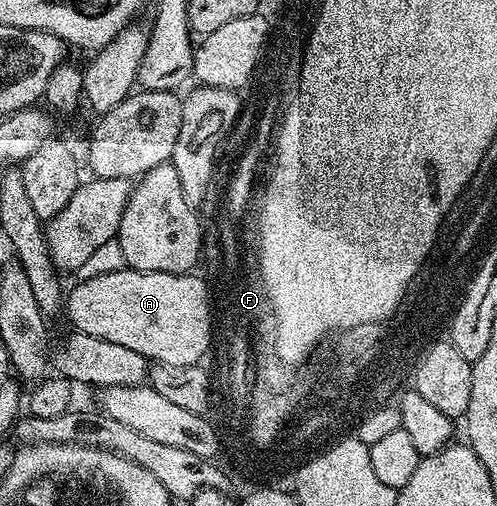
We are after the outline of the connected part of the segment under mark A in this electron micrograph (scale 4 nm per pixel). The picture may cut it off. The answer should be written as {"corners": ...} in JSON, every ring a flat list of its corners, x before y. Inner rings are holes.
{"corners":[[130,268,95,272,66,291,65,314,67,310,67,318,76,331,131,348,152,363,193,366,204,361,202,358,208,356,213,341,213,298,207,295,207,286,197,275,195,272,170,274]]}

